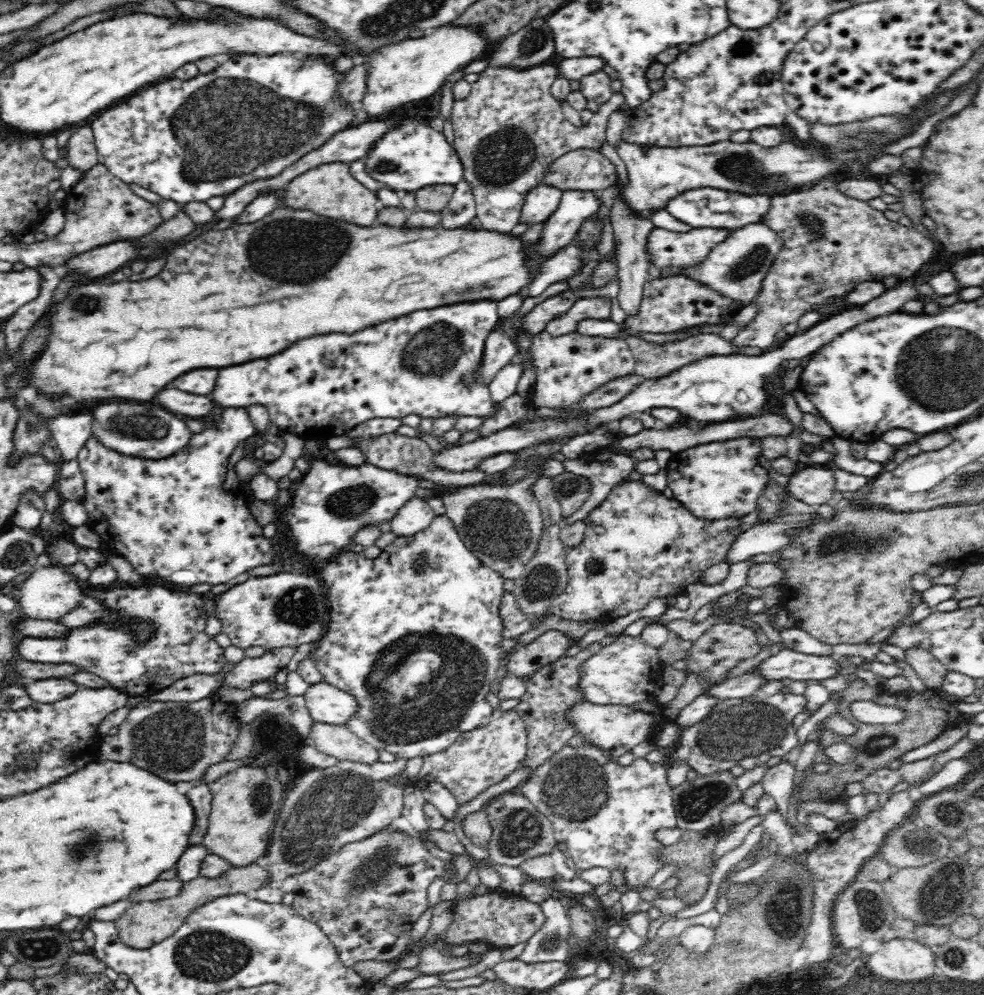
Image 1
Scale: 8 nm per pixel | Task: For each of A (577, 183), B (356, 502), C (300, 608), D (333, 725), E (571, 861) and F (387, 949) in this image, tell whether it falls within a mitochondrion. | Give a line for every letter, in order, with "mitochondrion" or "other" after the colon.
A: other
B: mitochondrion
C: mitochondrion
D: other
E: other
F: other

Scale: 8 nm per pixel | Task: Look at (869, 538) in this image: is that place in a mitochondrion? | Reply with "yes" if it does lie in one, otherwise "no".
yes

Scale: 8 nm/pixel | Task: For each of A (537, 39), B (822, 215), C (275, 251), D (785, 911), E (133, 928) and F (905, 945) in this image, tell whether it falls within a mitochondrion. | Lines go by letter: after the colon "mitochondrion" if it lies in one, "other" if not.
A: mitochondrion
B: other
C: mitochondrion
D: mitochondrion
E: other
F: other

